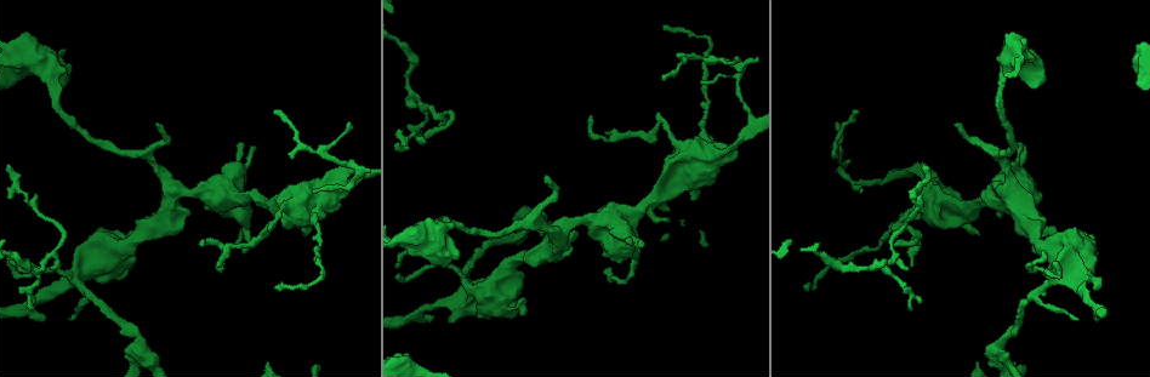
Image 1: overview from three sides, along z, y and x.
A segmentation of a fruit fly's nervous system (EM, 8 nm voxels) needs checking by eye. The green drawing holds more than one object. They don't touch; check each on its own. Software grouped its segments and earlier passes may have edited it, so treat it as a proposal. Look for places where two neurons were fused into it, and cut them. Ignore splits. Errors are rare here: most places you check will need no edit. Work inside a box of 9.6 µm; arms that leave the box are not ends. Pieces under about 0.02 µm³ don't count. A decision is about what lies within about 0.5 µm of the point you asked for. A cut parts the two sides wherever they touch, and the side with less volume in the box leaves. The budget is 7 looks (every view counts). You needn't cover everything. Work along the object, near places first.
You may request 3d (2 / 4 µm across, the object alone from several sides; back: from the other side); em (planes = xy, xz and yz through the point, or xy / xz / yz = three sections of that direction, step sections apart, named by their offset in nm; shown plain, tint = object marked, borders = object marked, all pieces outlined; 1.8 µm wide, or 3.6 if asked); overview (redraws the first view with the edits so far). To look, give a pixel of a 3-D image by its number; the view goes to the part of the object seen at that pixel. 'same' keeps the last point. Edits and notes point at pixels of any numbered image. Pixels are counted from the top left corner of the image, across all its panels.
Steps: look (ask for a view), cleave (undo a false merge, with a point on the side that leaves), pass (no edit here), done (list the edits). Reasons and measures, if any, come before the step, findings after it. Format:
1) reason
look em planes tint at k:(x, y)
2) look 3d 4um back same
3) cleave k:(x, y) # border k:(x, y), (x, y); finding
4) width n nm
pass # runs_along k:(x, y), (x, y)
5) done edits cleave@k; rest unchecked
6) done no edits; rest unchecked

thick turns thin
look em 3.6um xy step 16 tint at 1:(91, 266)

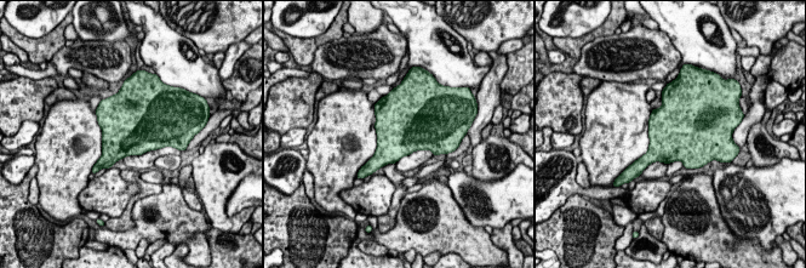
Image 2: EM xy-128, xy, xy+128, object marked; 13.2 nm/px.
look em 3.6um planes tint same

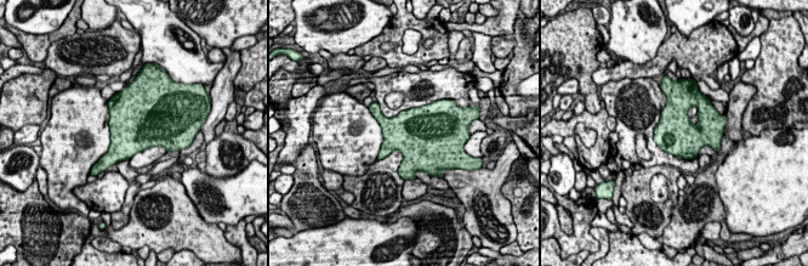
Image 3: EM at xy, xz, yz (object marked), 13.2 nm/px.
pass # one neuron here

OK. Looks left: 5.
four-way junction
look 3d 4um at 1:(205, 192)

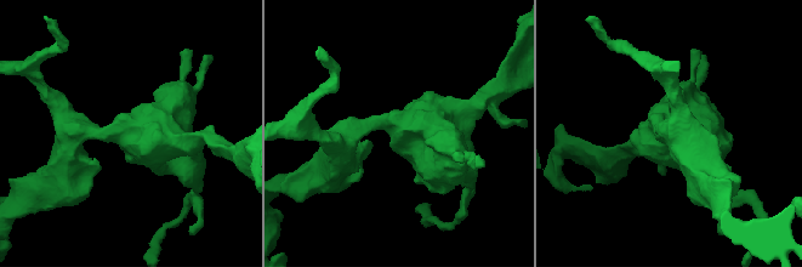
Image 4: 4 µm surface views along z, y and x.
arms 4; now the EM
look em 3.6um planes plain at 4:(131, 131)

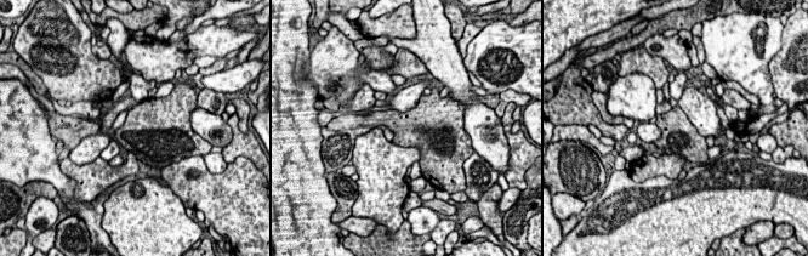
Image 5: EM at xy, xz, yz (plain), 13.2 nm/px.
what lies round it
look em 3.6um planes borders same

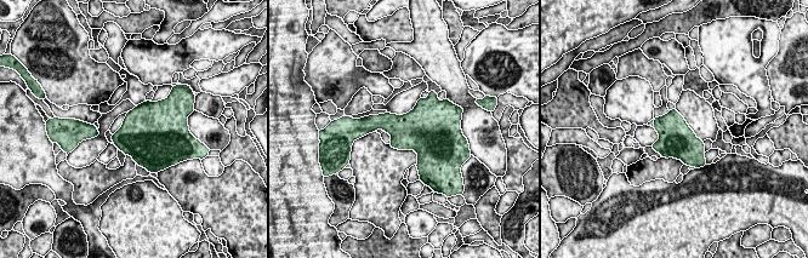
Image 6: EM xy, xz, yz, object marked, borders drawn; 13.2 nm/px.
width 480 nm
pass # all the same neuron

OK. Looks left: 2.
sudden change in width
look 3d 4um back at 1:(934, 211)

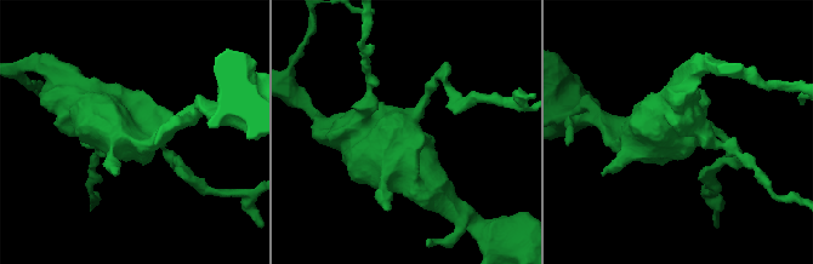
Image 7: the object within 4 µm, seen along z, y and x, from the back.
need the tissue
look em 3.6um planes borders at 7:(397, 138)

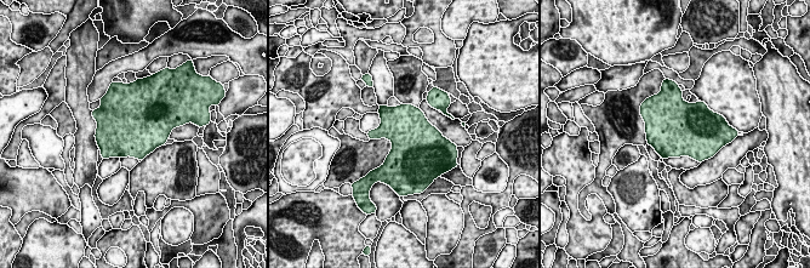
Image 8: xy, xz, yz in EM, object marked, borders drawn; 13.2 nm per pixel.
pass # continuous, no second neuron

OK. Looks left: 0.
done no edits; rest unchecked

